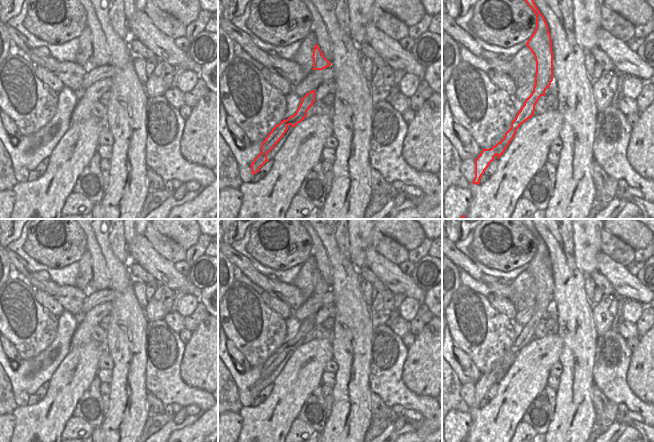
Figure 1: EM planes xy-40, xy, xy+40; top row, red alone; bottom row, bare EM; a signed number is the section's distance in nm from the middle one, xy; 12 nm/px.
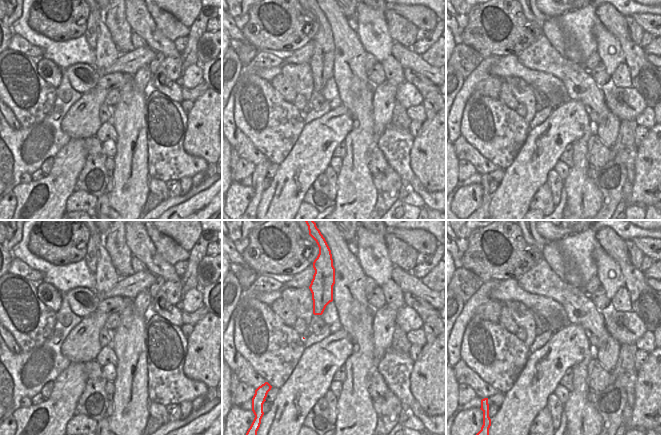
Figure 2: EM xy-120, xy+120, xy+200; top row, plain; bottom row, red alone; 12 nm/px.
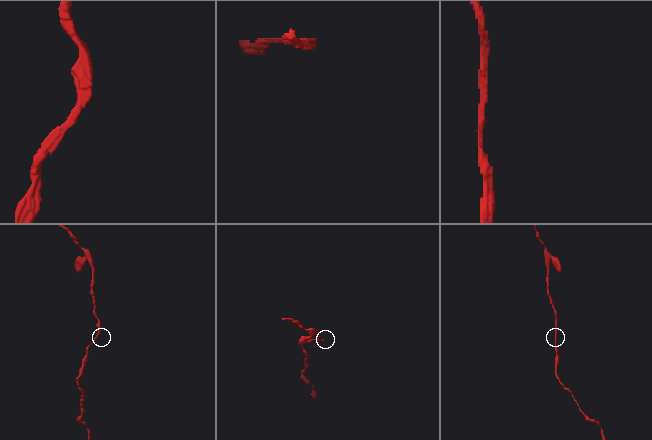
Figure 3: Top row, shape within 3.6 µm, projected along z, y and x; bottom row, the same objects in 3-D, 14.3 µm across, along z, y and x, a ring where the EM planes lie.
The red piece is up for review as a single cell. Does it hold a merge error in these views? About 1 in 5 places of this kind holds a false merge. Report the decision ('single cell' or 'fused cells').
single cell

